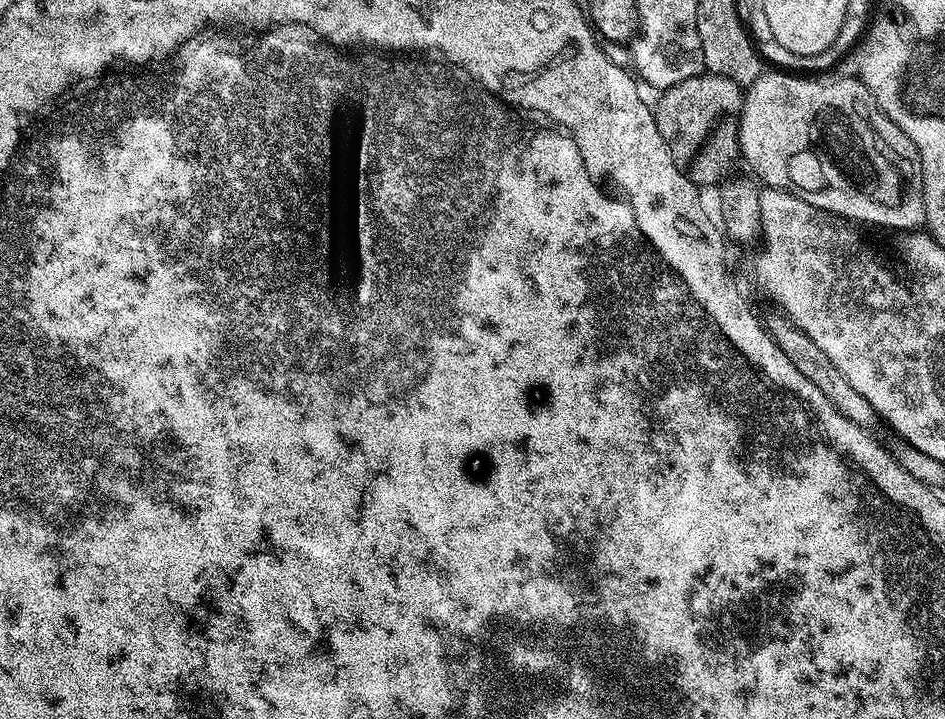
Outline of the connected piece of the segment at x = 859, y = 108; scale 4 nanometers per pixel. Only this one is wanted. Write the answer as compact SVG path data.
M764 70L754 83L747 85L744 92L744 105L740 111L740 151L739 155L753 168L755 179L769 188L783 188L800 195L806 202L818 206L822 210L842 216L849 222L877 224L880 228L904 228L900 230L916 230L924 224L924 187L922 186L922 162L918 158L918 150L890 118L874 102L870 90L855 75L836 76L833 80L817 78L812 74L793 74L788 70Z

